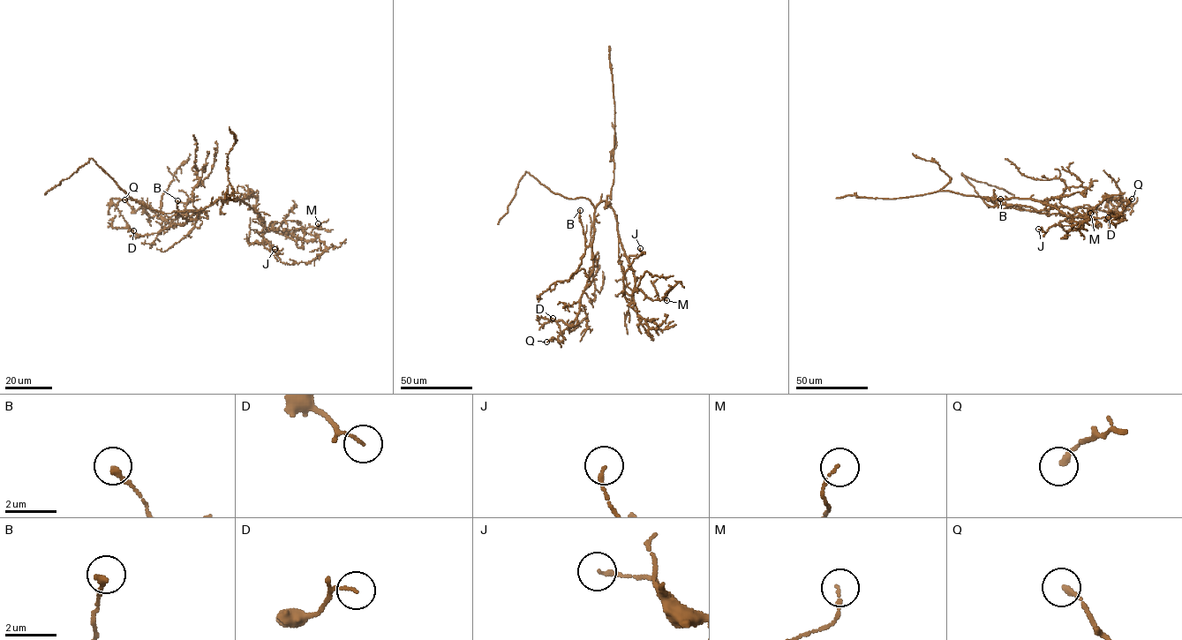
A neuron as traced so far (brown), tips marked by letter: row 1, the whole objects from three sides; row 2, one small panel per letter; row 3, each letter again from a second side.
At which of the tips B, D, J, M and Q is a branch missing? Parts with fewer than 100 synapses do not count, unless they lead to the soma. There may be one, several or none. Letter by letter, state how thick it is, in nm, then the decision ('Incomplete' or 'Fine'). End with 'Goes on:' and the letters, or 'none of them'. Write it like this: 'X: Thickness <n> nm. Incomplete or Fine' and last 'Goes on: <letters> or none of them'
B: Thickness 200 nm. Fine
D: Thickness 70 nm. Fine
J: Thickness 140 nm. Fine
M: Thickness 100 nm. Fine
Q: Thickness 220 nm. Fine
Goes on: none of them

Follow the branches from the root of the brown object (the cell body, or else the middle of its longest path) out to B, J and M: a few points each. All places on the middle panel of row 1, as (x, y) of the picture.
B: (600, 202), (594, 209), (593, 239), (589, 246), (584, 244), (580, 210)
J: (600, 202), (606, 201), (613, 210), (635, 276), (634, 302), (628, 304), (623, 276), (642, 254), (640, 248)
M: (600, 202), (606, 201), (613, 210), (620, 242), (632, 270), (635, 286), (651, 299), (666, 300)

